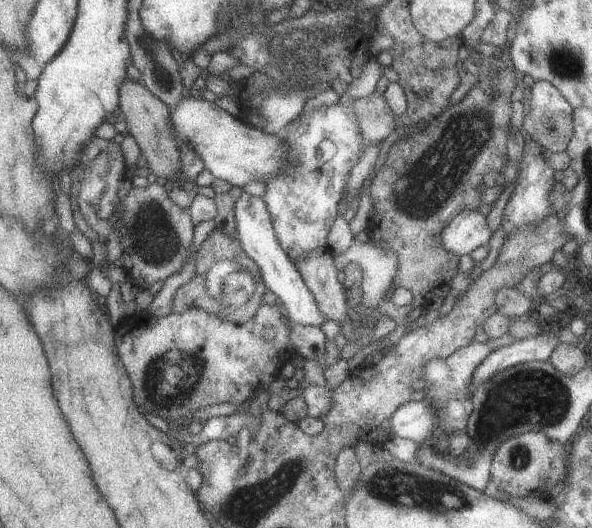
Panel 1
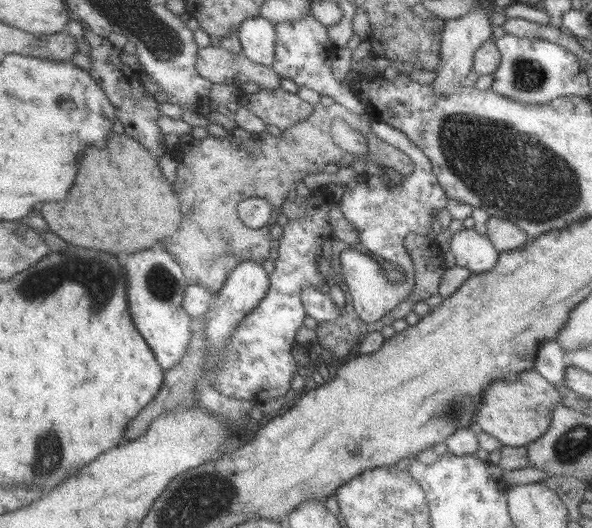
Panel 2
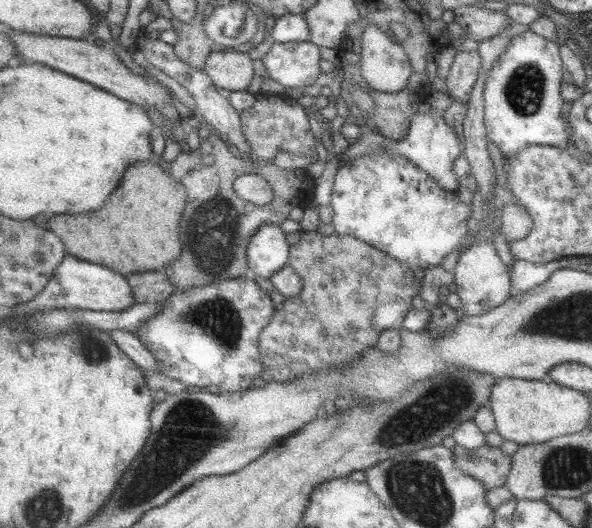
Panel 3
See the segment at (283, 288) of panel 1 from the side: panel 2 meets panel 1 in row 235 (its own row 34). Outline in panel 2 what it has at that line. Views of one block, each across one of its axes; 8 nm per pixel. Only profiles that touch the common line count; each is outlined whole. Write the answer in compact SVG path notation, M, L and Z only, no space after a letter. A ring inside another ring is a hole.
M257 16L249 18L241 26L241 42L245 48L245 54L249 60L263 64L263 66L273 66L277 60L277 46L279 46L279 32L277 24L271 20Z

